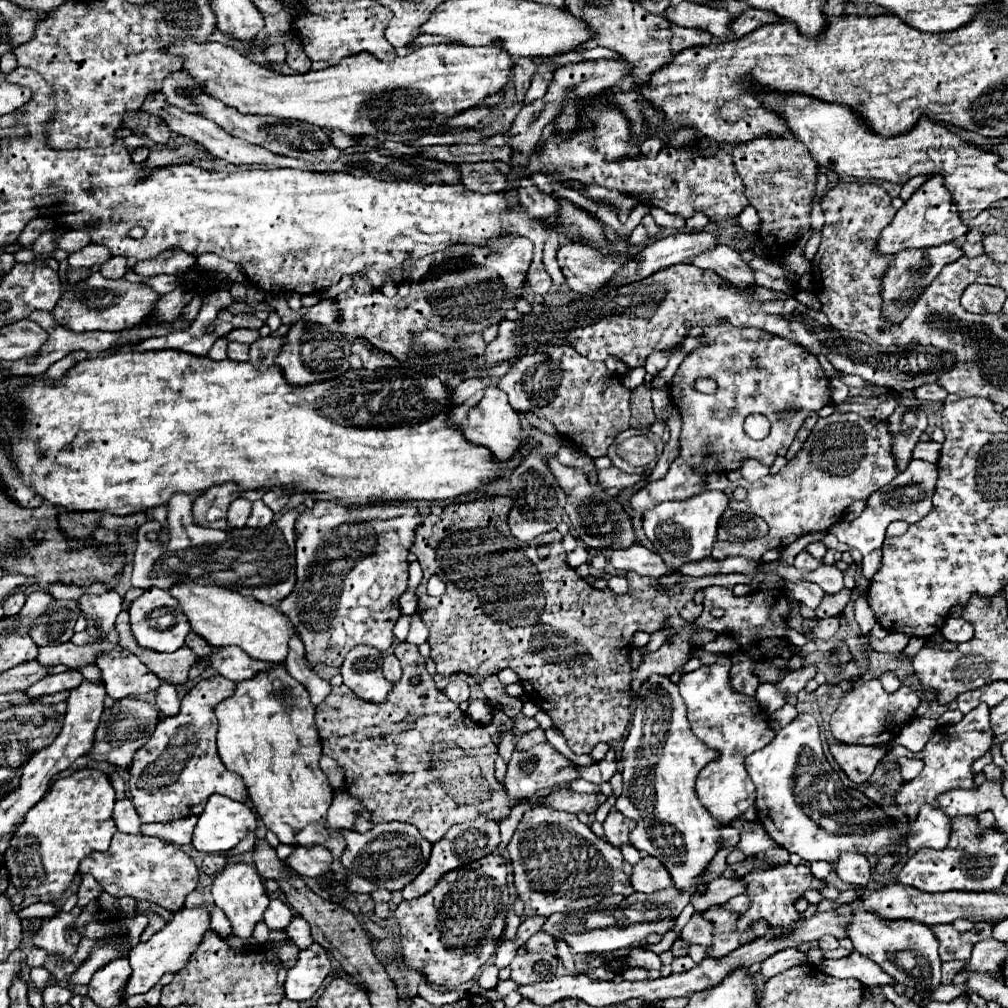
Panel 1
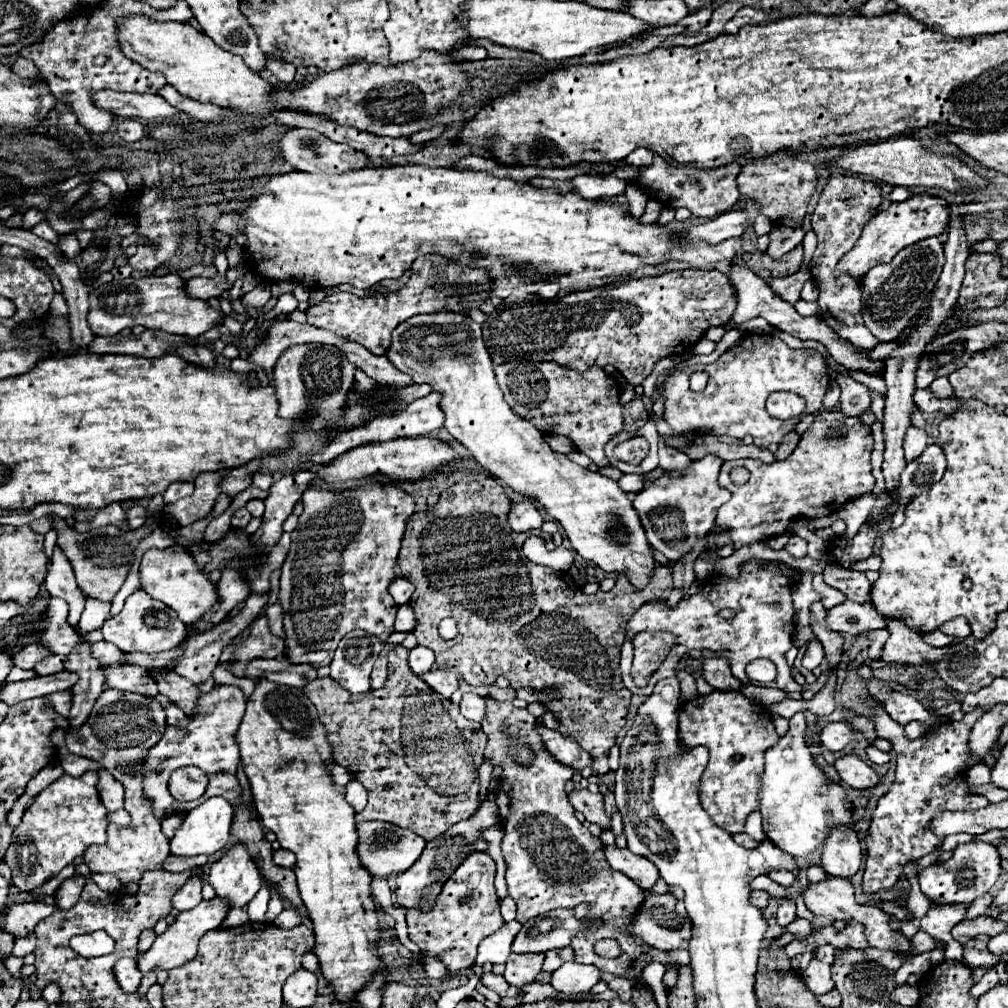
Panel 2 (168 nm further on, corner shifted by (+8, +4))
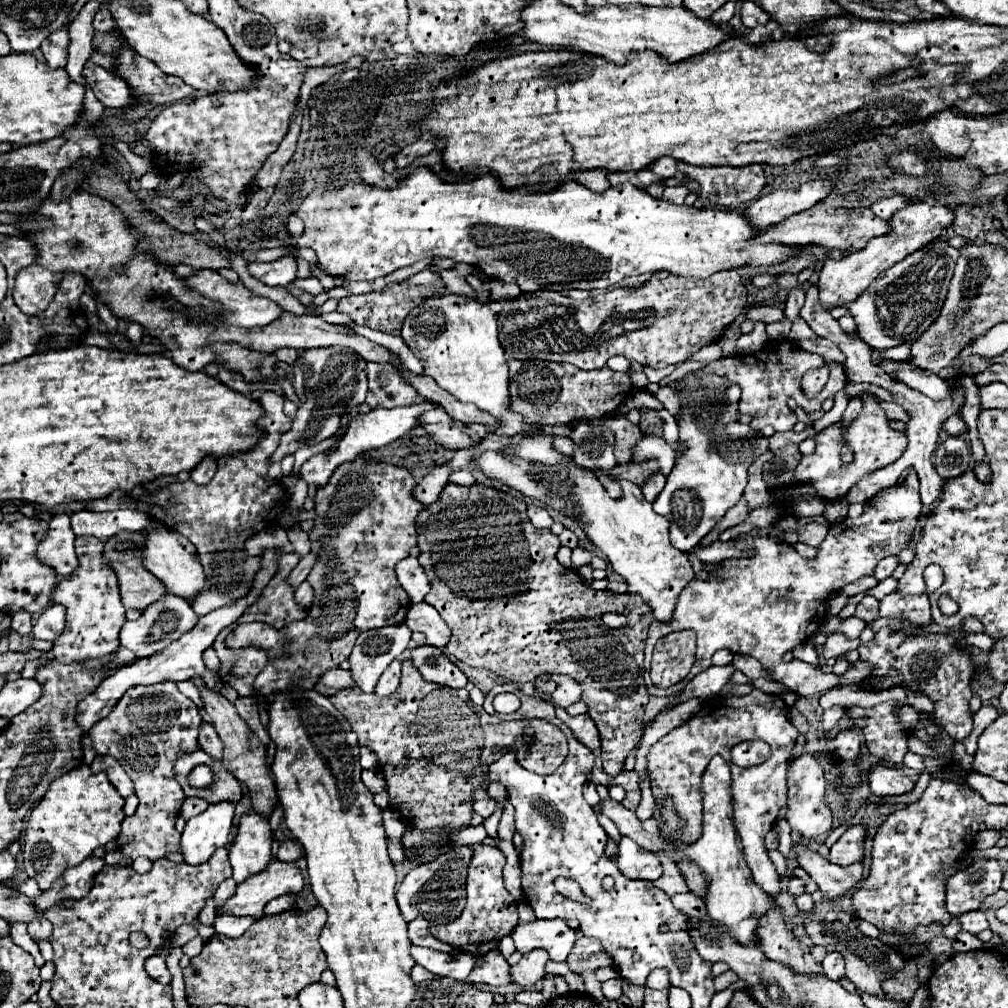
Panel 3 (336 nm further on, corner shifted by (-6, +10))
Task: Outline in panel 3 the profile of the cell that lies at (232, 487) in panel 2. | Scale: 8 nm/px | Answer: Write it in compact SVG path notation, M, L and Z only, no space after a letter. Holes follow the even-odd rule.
M323 347L323 349L307 349L303 351L295 365L305 375L305 401L301 401L291 431L281 435L281 443L277 451L271 455L271 463L281 463L283 457L293 455L303 445L317 445L323 439L331 437L339 429L339 419L343 413L359 407L365 401L367 393L367 373L365 359L359 359L355 351L347 351L343 347Z

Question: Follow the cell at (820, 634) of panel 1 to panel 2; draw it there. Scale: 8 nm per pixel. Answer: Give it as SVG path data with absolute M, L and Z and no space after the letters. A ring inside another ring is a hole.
M847 599L845 603L827 611L827 625L839 633L859 635L863 631L885 629L885 617L879 615L871 603L861 605Z

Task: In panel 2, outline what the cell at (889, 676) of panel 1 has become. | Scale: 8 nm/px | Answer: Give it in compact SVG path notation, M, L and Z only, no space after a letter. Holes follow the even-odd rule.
M873 701L871 707L875 709L875 729L879 737L889 739L893 743L893 751L899 767L895 773L895 783L891 791L879 799L871 817L871 827L865 835L865 845L867 845L865 875L863 875L865 895L877 893L881 889L891 889L903 875L903 867L909 861L919 859L941 847L943 839L935 837L935 833L929 829L937 813L975 811L989 805L985 797L971 797L969 793L965 793L967 789L965 761L969 759L969 751L967 751L969 733L975 721L983 715L983 709L965 713L961 721L941 723L929 729L923 737L911 741L905 737L903 727L885 713L879 701Z

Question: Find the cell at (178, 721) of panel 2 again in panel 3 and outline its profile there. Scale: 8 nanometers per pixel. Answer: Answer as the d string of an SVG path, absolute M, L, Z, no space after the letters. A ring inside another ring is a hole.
M201 723L199 725L199 745L215 759L221 759L221 751L223 751L223 743L217 737L217 731L211 723Z

